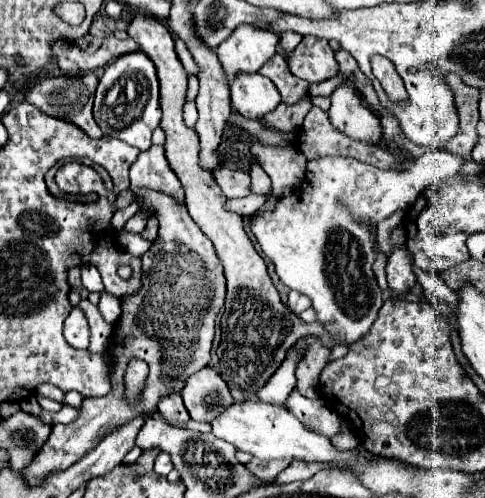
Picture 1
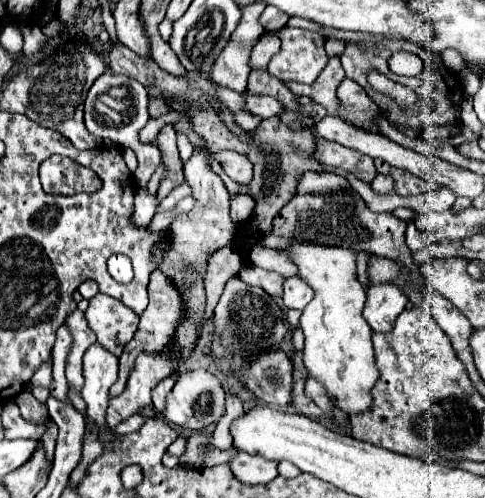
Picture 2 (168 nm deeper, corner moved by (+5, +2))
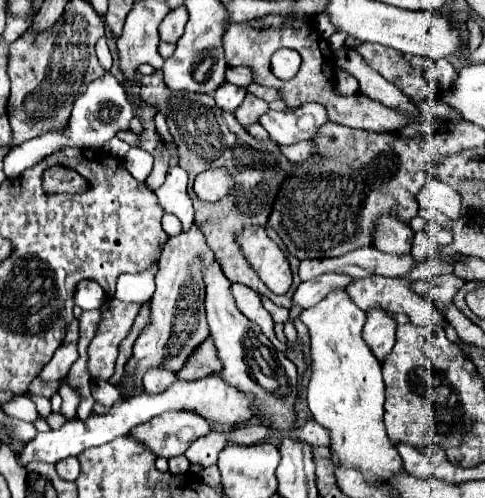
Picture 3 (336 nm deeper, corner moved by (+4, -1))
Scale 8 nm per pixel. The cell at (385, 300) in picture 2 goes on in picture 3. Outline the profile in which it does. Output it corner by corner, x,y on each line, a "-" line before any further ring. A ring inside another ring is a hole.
372,308
366,312
362,336
378,360
384,360
384,356
392,350
396,326
398,324
394,320
394,314
384,312
384,308

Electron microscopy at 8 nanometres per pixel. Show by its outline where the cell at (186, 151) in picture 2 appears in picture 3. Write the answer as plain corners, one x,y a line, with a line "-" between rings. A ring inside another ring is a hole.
172,166
168,170
166,182
154,194
164,212
176,214
182,220
184,230
188,230
194,220
192,200
188,196
188,172
184,172
180,166

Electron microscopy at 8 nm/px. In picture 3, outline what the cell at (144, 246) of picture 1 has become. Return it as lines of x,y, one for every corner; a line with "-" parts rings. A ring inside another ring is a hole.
164,214
162,216
162,228
168,236
176,236
182,232
182,222
174,214

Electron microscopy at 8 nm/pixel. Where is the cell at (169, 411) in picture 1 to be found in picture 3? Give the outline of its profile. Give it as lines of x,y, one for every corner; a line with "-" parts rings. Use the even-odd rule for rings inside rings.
154,368
154,370
146,372
146,376
144,376
144,390
148,394
160,394
160,392
164,392
164,388
170,388
176,380
178,380
178,376
174,372
164,370
164,368

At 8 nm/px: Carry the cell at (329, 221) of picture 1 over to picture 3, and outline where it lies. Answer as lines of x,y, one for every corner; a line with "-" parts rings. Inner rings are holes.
330,290
316,306
304,309
299,315
300,320
306,324
312,346
310,346
310,384
308,384
308,408
316,422
330,430
330,448
340,458
342,464
360,468
368,482
386,480
388,476
402,470
402,458
398,456
396,448
386,436
386,428
382,422
384,414
384,380
380,372
380,360
372,356
368,344
362,338
362,326
366,320
364,310
360,310
346,290

